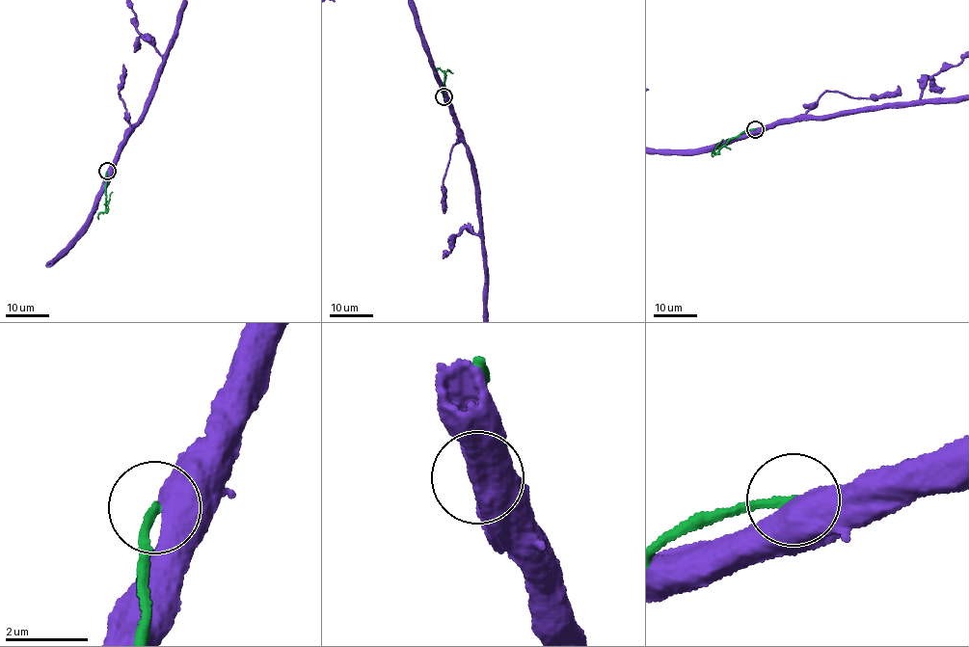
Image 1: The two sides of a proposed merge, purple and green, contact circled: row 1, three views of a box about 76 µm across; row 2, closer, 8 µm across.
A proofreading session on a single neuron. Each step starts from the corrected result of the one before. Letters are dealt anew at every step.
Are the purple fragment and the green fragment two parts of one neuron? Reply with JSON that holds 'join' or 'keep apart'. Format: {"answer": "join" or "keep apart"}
{"answer": "keep apart"}

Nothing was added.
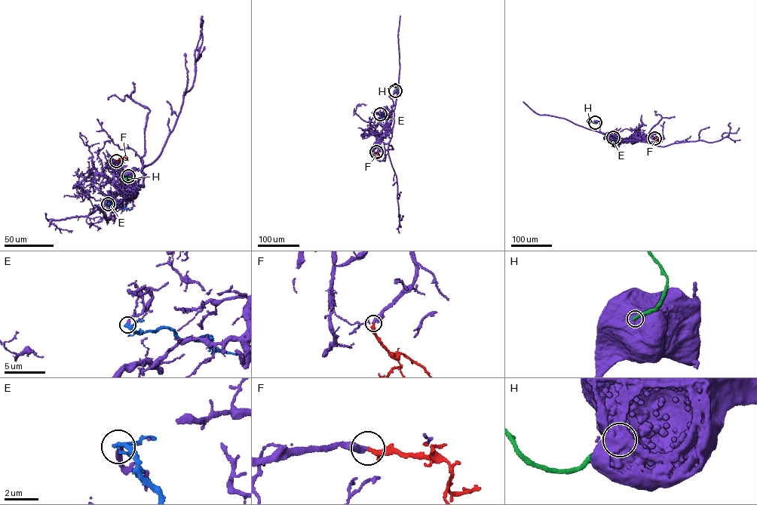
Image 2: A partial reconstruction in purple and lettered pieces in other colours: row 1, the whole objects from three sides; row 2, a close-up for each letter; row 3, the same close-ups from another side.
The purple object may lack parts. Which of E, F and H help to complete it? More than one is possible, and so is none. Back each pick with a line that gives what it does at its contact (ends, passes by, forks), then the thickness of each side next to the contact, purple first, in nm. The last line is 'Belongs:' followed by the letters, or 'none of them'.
F: it ends; calibres 320 and 320 nm
Belongs: F

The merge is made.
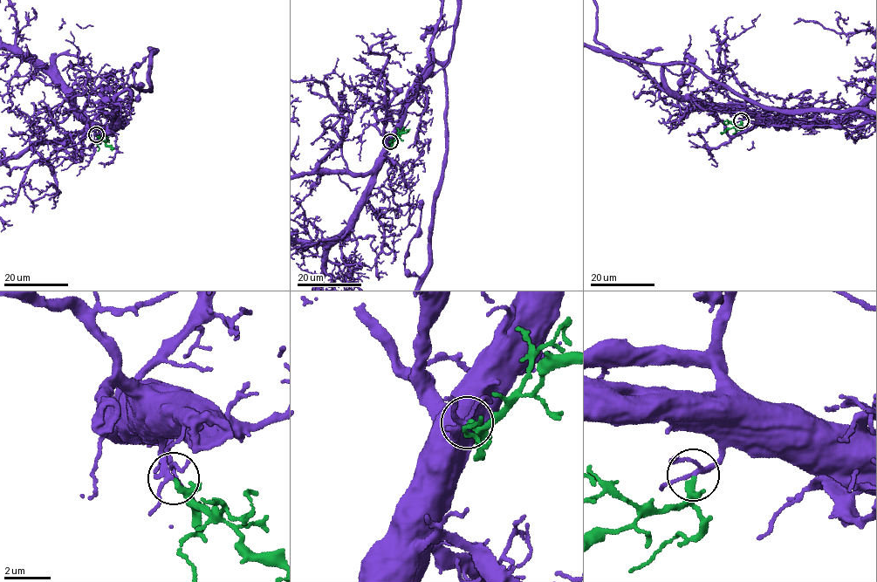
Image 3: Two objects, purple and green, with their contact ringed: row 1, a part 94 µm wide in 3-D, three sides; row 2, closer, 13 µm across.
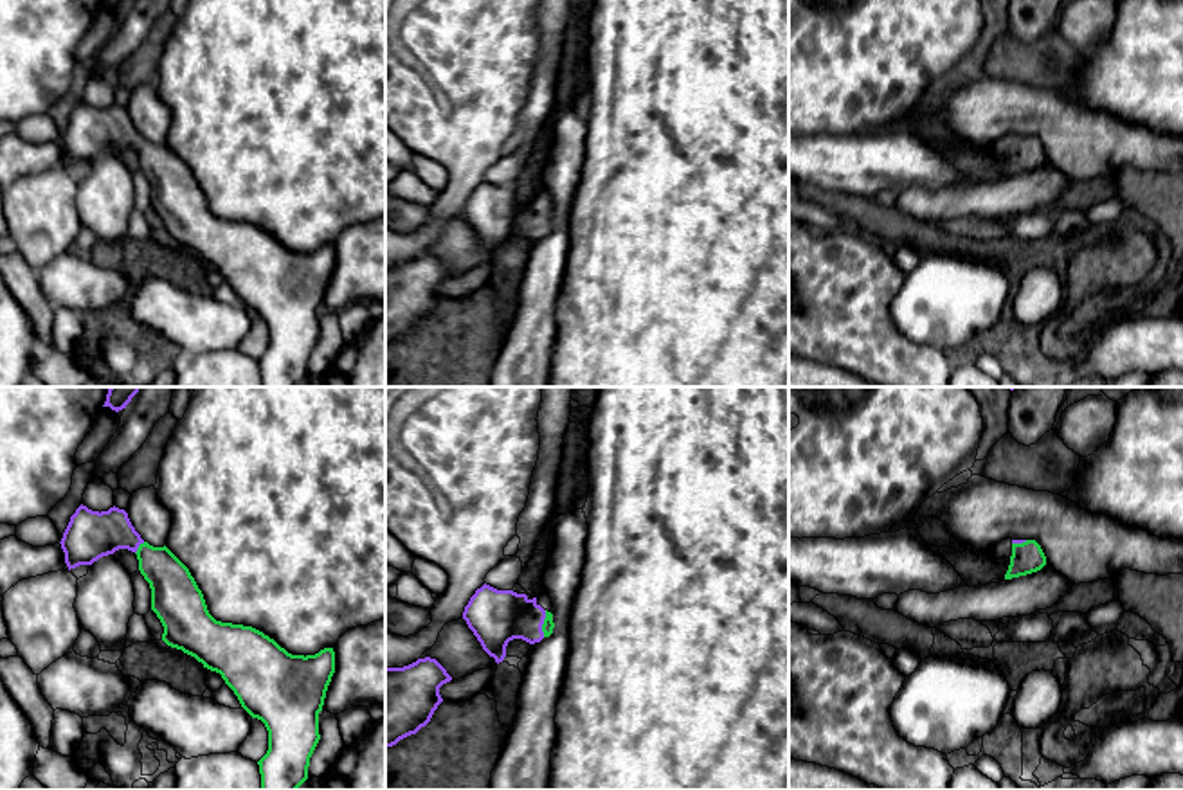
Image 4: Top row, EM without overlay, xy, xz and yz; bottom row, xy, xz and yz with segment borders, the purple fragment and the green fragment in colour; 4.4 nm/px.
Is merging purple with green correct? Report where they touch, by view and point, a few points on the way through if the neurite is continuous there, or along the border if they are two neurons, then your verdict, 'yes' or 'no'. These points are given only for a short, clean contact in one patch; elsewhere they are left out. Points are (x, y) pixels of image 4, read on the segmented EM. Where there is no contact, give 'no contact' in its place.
contact xz (542, 623); way xz (496, 618), (542, 623), (548, 625); yes

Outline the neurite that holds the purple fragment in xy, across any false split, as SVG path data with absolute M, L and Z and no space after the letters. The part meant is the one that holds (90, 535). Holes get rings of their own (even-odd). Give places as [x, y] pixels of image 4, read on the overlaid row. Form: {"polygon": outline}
{"polygon": "M81 504L70 516L59 543L68 570L92 565L119 549L135 552L139 570L151 588L151 610L164 626L162 641L194 657L203 668L220 673L241 707L265 723L268 750L257 761L261 790L297 790L308 779L310 758L321 740L319 713L335 673L333 648L306 657L292 655L252 626L216 621L209 614L203 594L189 569L166 545L153 547L144 542L131 525L128 513L115 506L99 513Z"}

